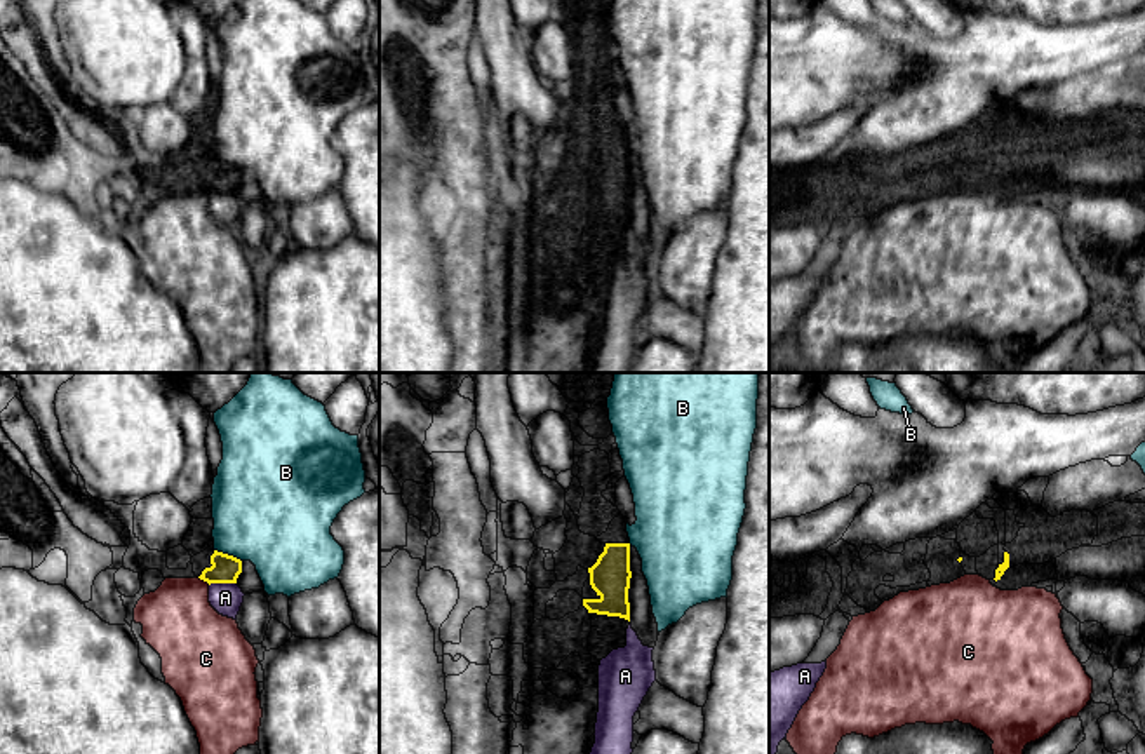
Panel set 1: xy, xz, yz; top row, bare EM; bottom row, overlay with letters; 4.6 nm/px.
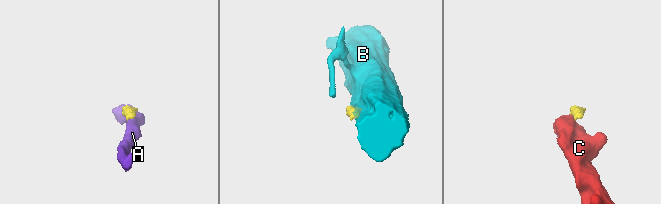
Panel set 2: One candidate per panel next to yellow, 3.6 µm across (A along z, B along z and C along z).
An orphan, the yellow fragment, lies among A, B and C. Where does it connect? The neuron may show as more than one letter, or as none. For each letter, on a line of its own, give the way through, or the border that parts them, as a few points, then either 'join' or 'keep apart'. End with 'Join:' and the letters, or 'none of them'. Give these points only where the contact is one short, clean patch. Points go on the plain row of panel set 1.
A: along xy (235, 192), (213, 192), (209, 195) | keep apart
B: along xy (214, 159), (232, 164), (241, 171) | keep apart
C: along xy (199, 187), (209, 194) | keep apart
Join: none of them

